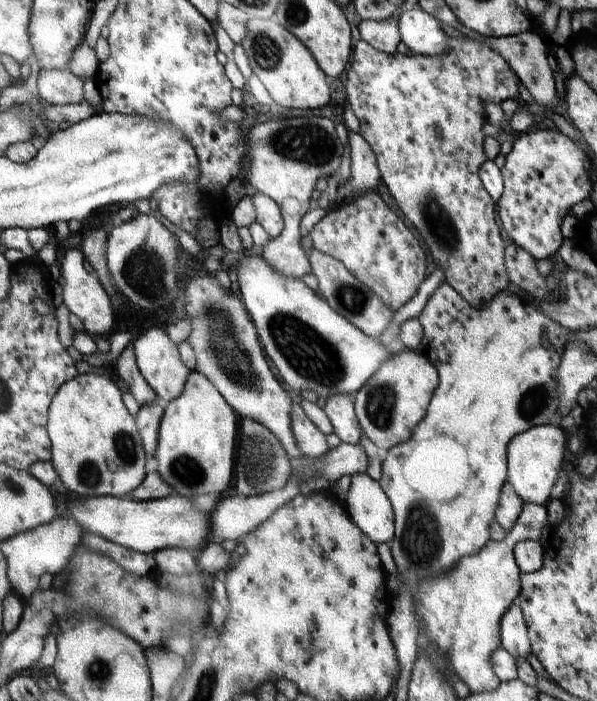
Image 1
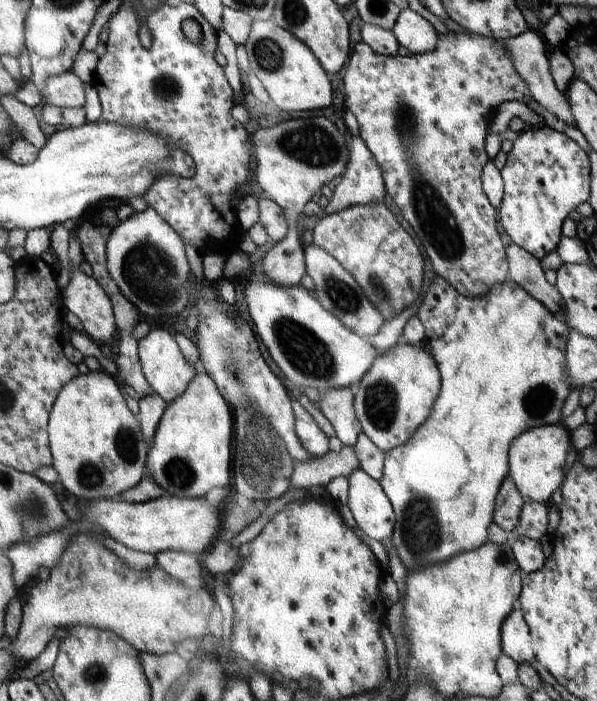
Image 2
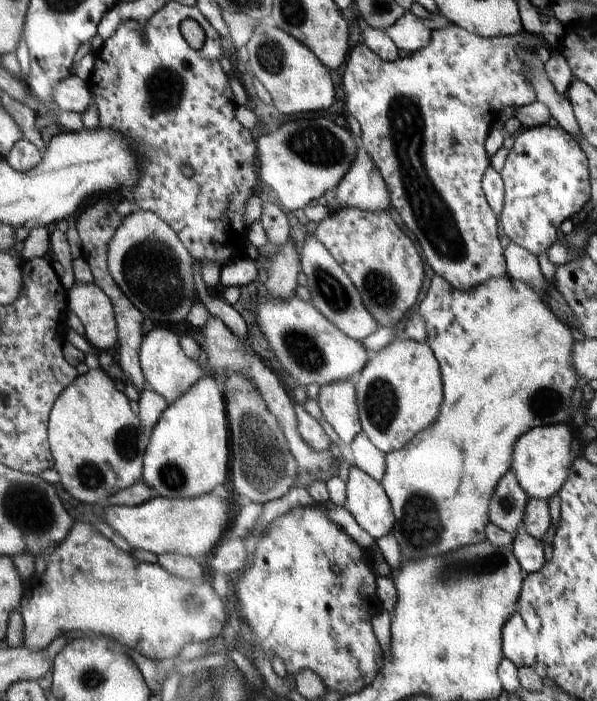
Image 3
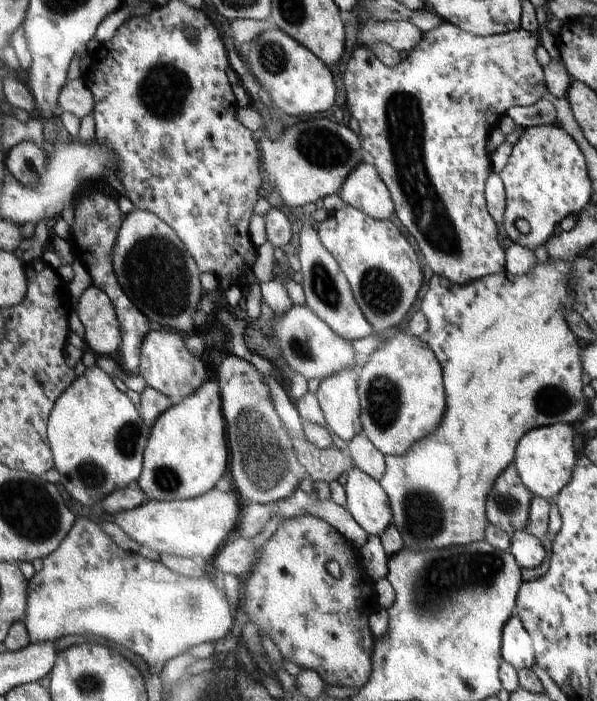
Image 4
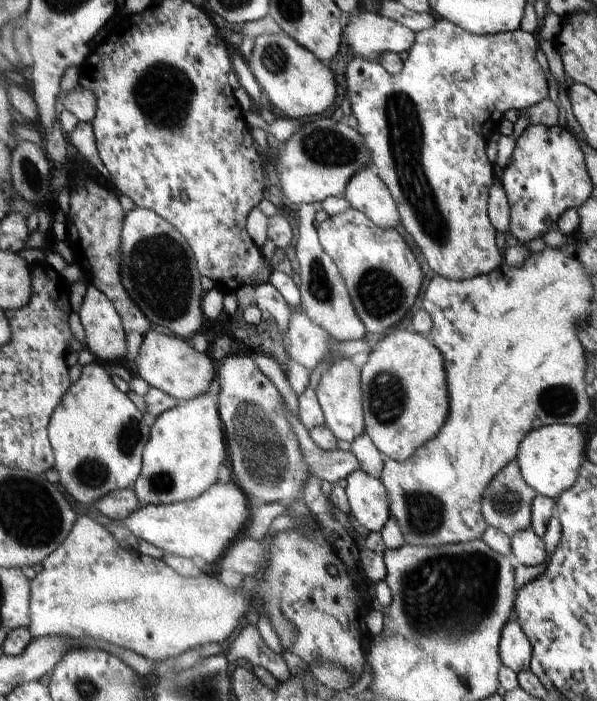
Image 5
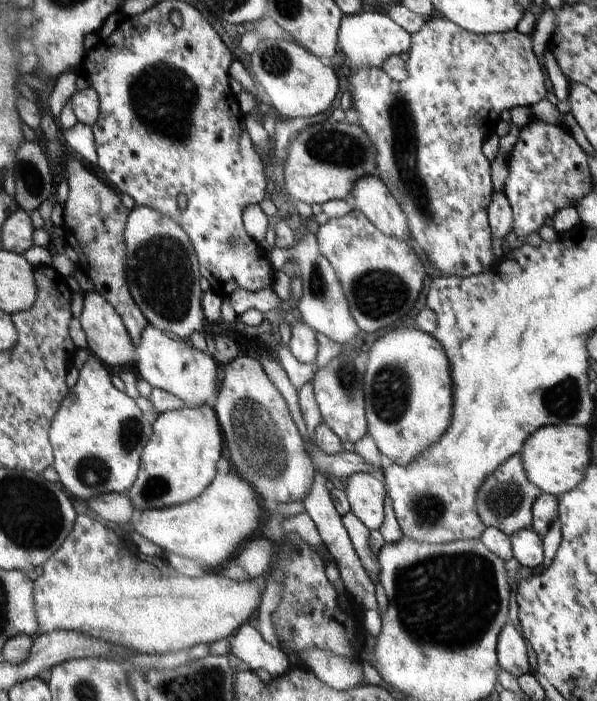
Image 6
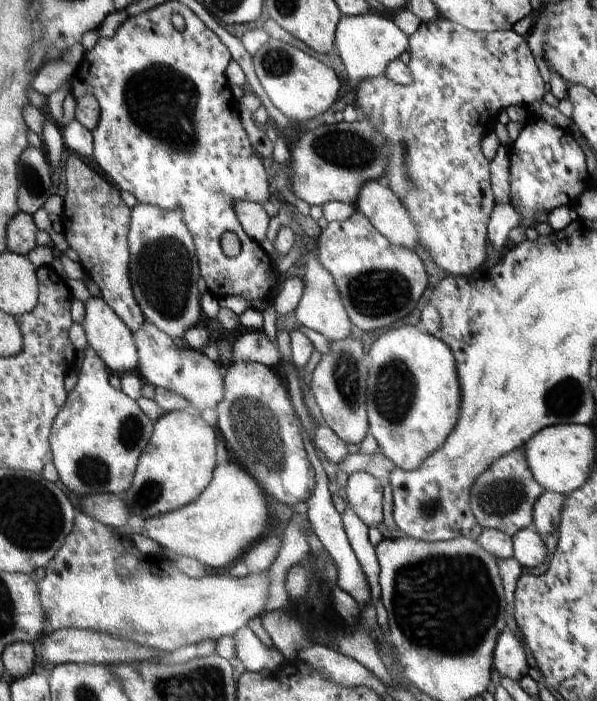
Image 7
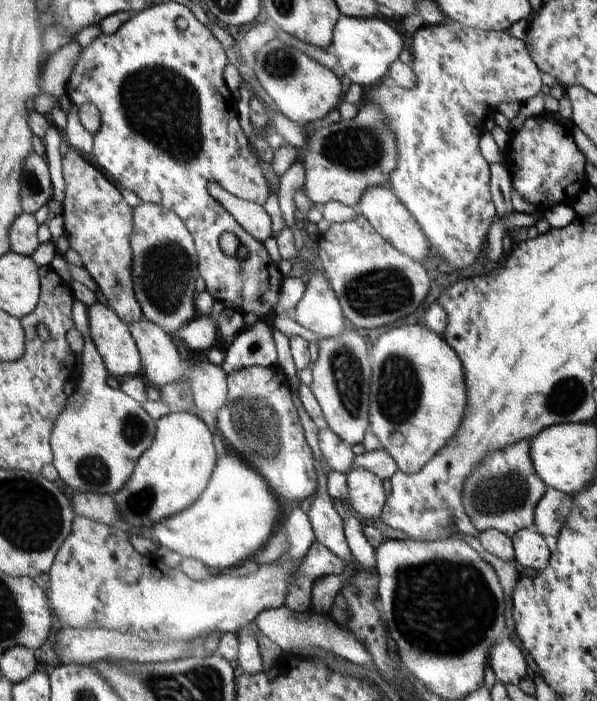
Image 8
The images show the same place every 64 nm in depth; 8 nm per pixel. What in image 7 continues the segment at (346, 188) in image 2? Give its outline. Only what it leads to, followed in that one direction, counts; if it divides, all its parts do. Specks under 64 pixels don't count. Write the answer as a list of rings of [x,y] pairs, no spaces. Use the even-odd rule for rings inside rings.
[[[377,181],[364,183],[355,206],[393,245],[416,252],[419,244],[417,228],[390,187]]]

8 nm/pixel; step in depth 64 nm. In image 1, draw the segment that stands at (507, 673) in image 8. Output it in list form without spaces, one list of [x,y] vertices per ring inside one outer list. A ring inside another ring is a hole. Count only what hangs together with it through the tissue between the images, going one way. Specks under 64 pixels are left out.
[[[517,602],[514,603],[500,621],[501,648],[512,658],[526,659],[531,653],[528,629]]]

